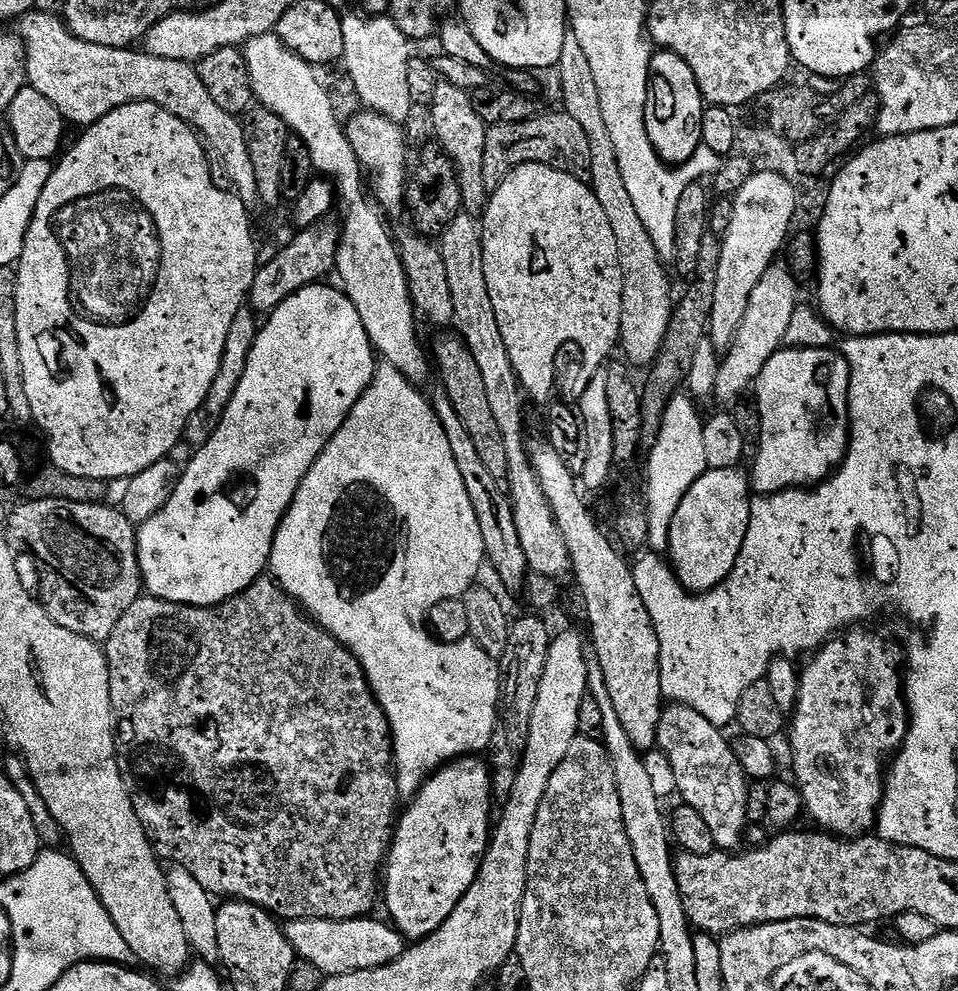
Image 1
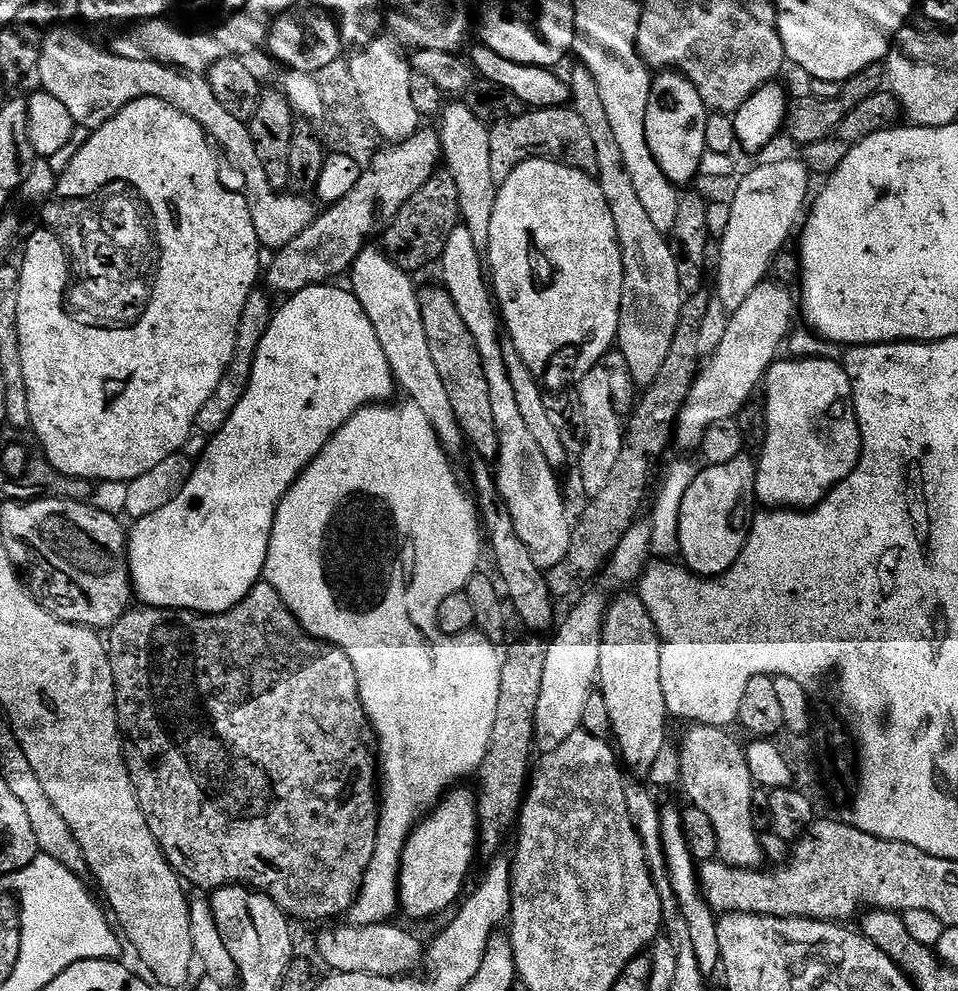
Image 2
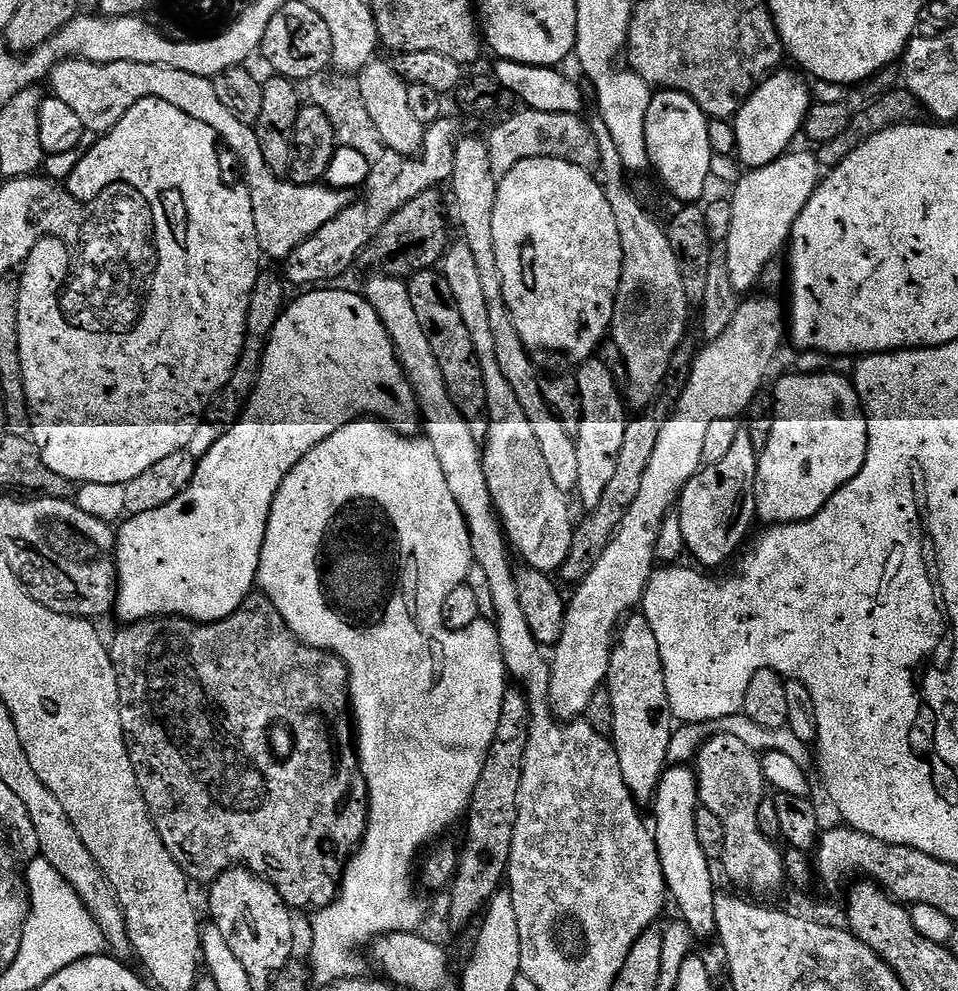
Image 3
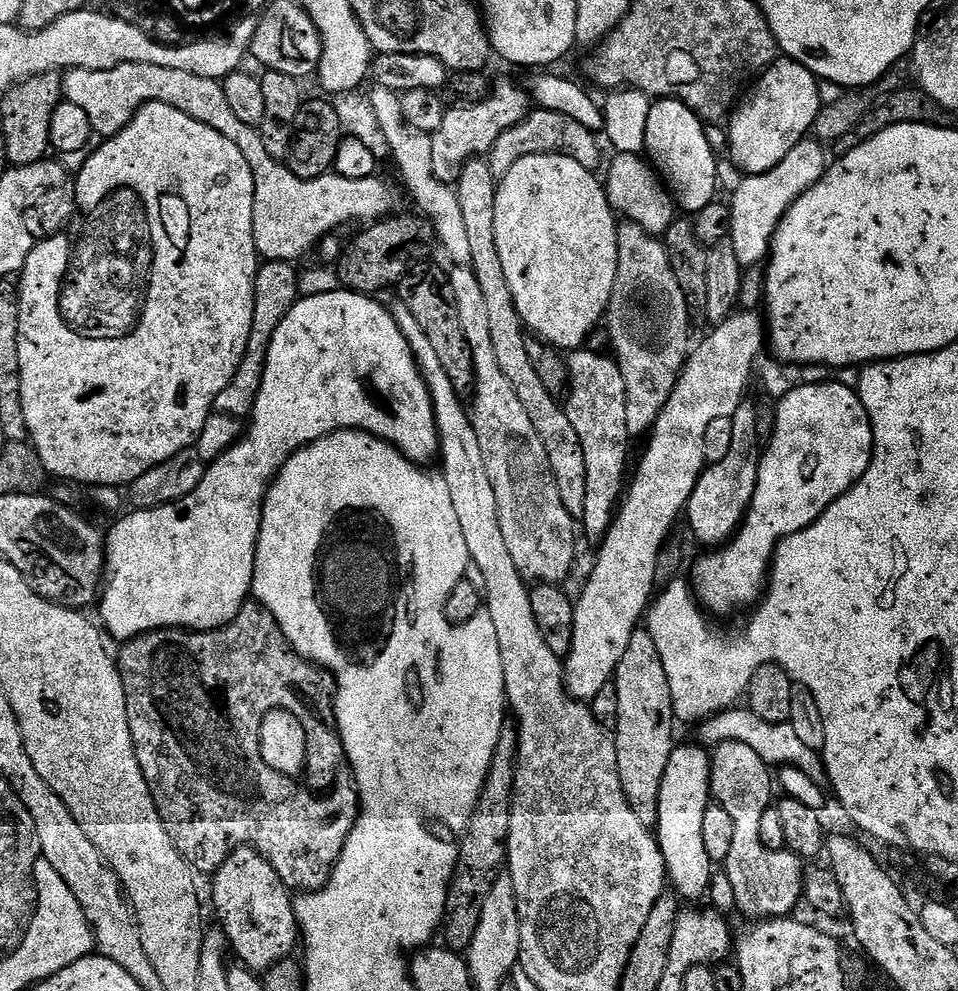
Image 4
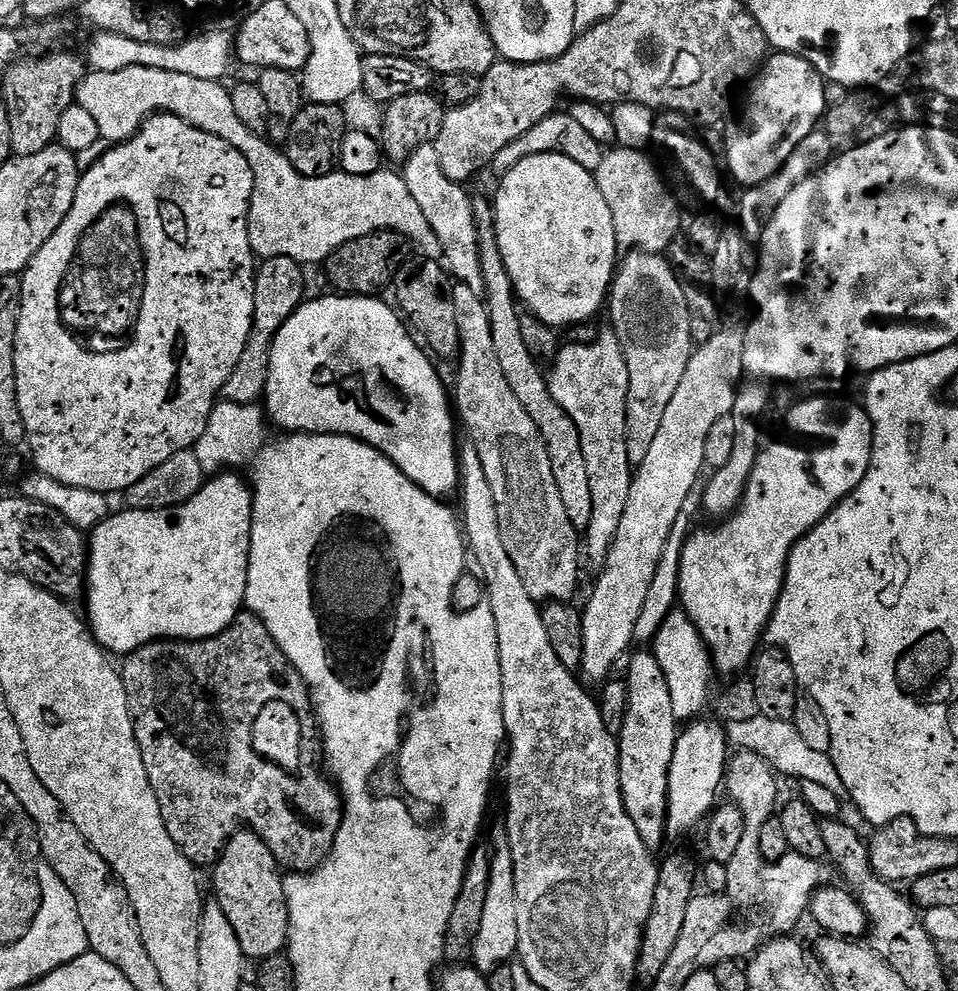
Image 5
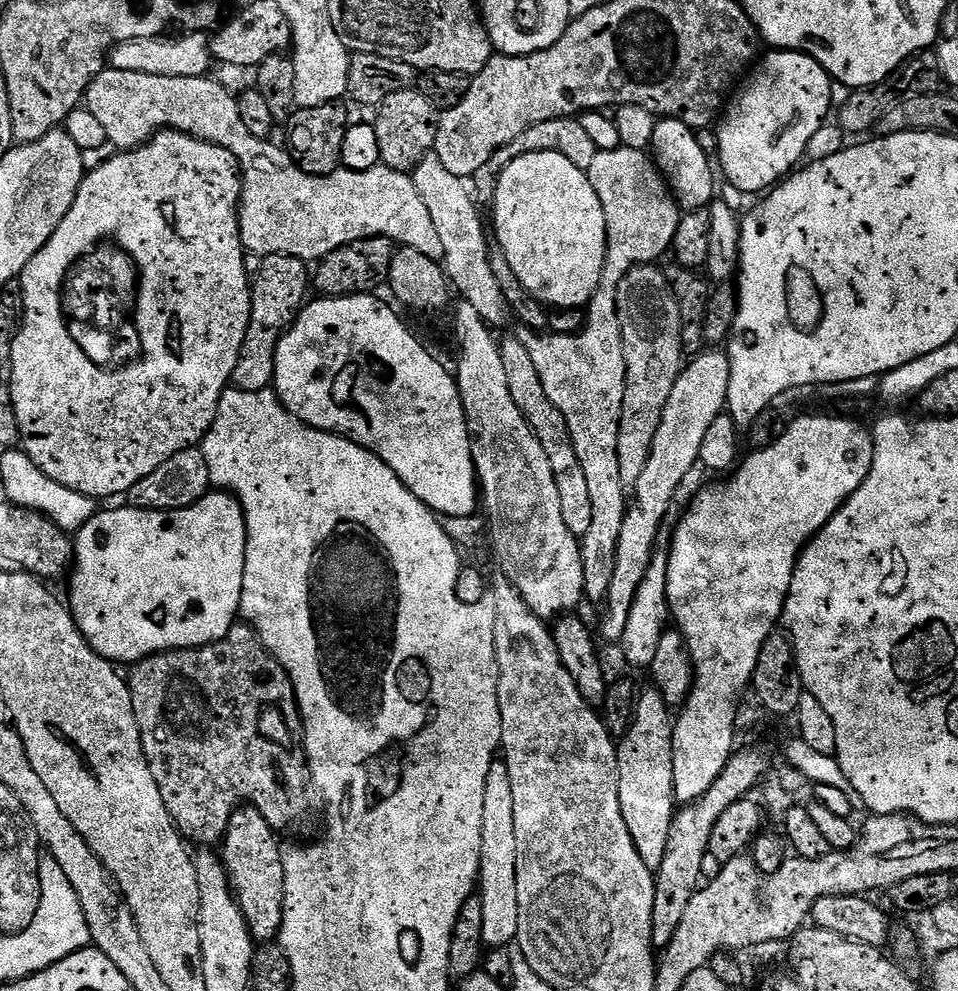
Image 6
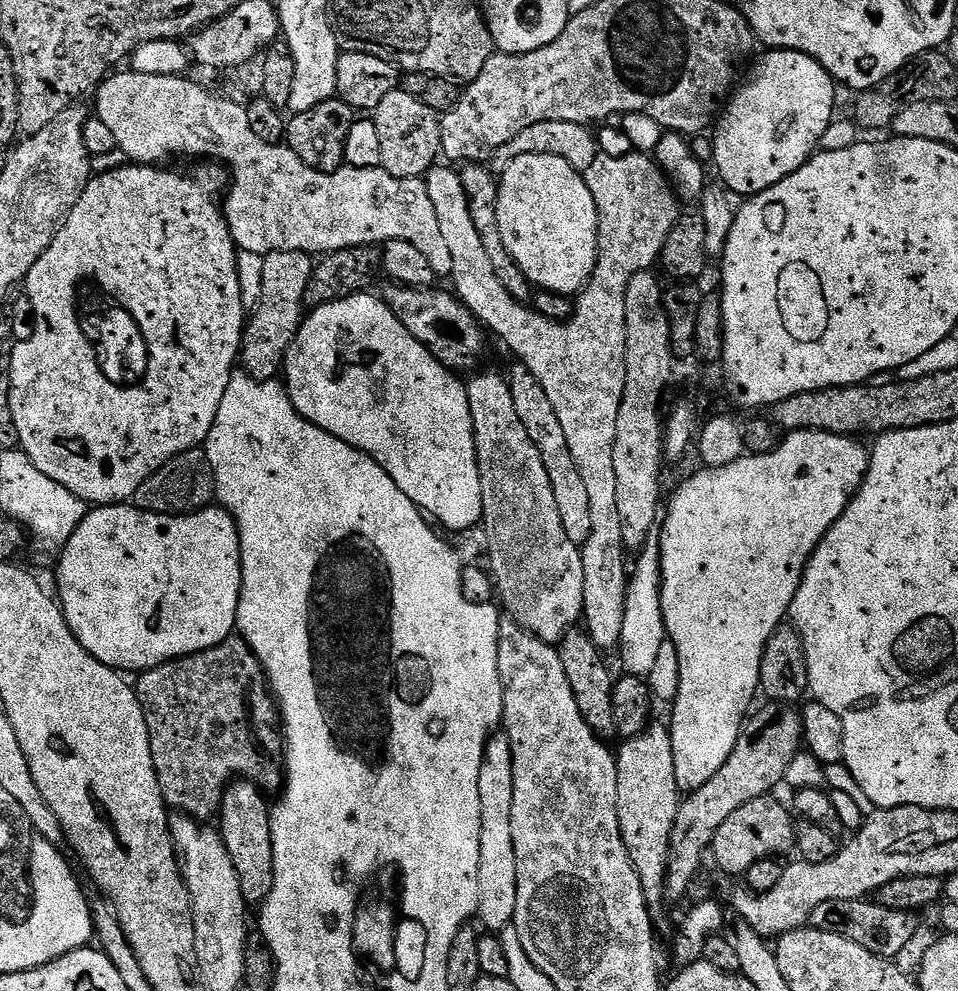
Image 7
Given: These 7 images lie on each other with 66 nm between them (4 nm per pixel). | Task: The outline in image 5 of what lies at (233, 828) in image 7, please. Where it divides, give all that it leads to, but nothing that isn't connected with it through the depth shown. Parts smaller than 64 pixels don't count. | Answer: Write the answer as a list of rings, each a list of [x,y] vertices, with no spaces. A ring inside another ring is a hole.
[[[235,832],[220,852],[212,872],[212,888],[216,891],[215,903],[222,906],[245,957],[259,962],[281,955],[288,946],[288,903],[284,893],[284,876],[276,863],[270,846],[257,832]]]

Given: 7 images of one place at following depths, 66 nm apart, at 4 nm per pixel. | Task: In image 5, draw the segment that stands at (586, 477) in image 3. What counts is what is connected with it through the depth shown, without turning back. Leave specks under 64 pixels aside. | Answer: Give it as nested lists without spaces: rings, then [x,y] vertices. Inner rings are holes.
[[[611,330],[601,331],[597,340],[589,345],[565,343],[557,351],[550,367],[546,372],[550,394],[554,394],[554,402],[558,402],[558,406],[570,414],[574,426],[578,426],[582,455],[586,457],[586,474],[590,474],[594,511],[582,540],[586,560],[587,563],[589,560],[596,566],[602,566],[610,554],[614,534],[618,534],[634,475],[634,466],[626,450],[626,402],[630,370],[626,370],[622,346]]]

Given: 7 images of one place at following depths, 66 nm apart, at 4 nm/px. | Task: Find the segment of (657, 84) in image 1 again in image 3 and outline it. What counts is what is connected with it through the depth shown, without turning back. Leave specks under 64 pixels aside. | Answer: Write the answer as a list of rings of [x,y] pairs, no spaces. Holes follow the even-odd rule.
[[[671,90],[657,91],[646,110],[644,133],[651,171],[654,170],[660,175],[660,180],[668,187],[669,194],[674,199],[681,200],[679,203],[684,206],[692,206],[705,199],[704,191],[708,188],[708,176],[710,180],[713,175],[712,157],[714,153],[710,146],[709,119],[710,117],[698,106],[698,102],[694,102],[694,98],[690,98],[684,92]]]

